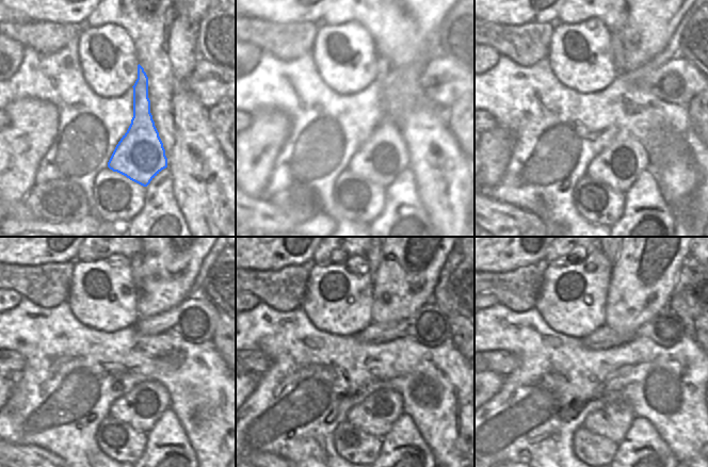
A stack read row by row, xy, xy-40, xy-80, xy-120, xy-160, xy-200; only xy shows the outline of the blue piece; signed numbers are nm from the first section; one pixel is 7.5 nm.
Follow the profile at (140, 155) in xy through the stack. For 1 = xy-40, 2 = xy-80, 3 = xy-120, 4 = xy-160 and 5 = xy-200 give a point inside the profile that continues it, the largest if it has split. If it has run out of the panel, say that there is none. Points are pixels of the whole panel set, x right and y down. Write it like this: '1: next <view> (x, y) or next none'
1: next xy-40 (383, 156)
2: next xy-80 (620, 164)
3: next xy-120 (141, 407)
4: next xy-160 (376, 415)
5: next xy-200 (612, 421)

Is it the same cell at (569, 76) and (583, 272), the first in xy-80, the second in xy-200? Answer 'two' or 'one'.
one

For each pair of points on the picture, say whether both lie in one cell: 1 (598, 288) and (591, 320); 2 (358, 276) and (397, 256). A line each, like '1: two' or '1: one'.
1: one
2: two

